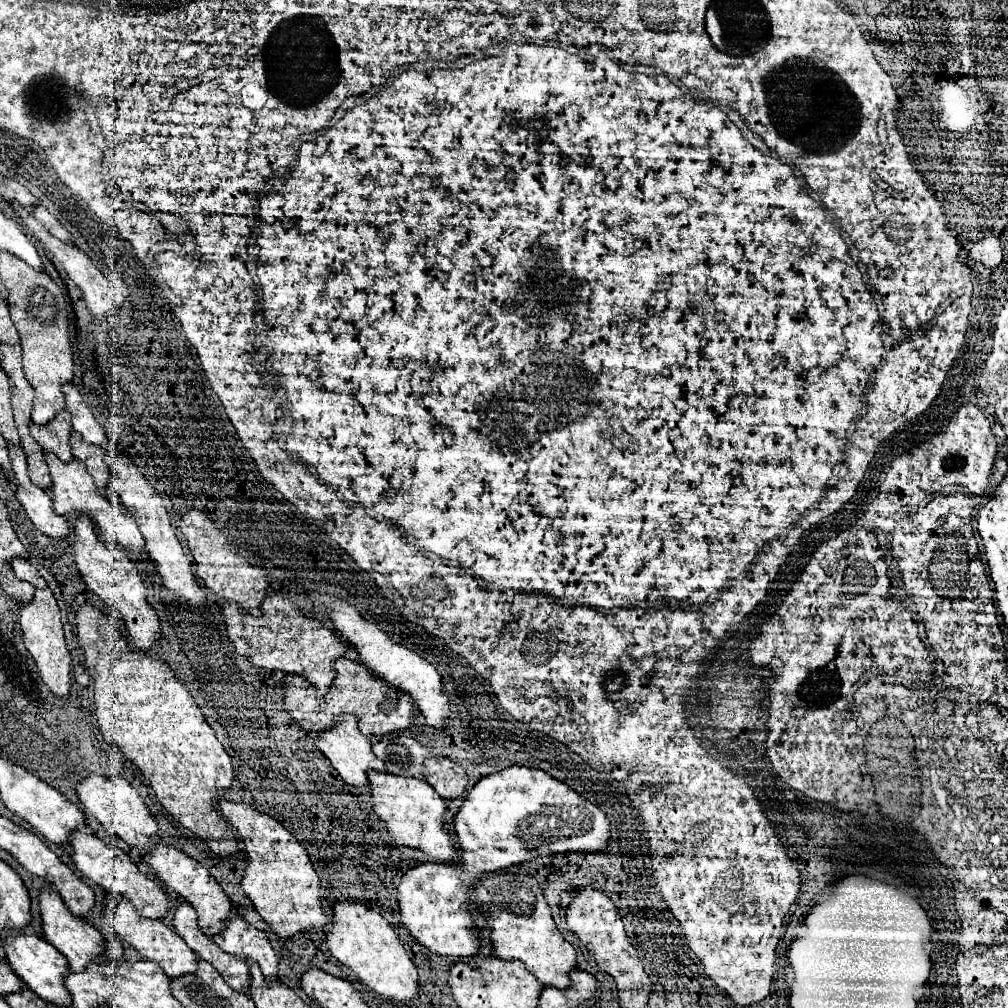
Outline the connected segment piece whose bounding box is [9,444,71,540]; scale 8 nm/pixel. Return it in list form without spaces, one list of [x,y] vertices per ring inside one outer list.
[[[13,446],[11,448],[11,456],[13,456],[13,472],[15,472],[15,480],[17,480],[17,498],[21,502],[21,506],[25,508],[27,516],[31,518],[31,522],[35,524],[35,528],[51,538],[67,538],[71,528],[69,522],[59,516],[53,510],[53,500],[49,494],[45,494],[41,488],[37,488],[27,474],[27,460],[25,454],[21,450],[21,446]]]

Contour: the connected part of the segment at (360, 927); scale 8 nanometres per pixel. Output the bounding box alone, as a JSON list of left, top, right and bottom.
[327,902,419,1000]

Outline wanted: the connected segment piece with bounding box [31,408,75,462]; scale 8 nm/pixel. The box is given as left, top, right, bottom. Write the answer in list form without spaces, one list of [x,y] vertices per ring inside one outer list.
[[[67,408],[63,412],[59,412],[59,416],[55,416],[49,424],[45,424],[45,428],[35,426],[31,422],[31,436],[39,442],[39,446],[43,450],[53,452],[63,462],[75,460],[75,456],[71,452],[71,444],[69,444],[71,432],[73,432],[73,428],[71,428],[71,416],[69,416]]]

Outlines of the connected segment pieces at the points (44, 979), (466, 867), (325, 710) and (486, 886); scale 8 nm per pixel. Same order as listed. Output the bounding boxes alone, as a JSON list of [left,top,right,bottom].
[[3,934,71,1006],[398,766,611,958],[285,658,417,736],[477,872,577,988]]

